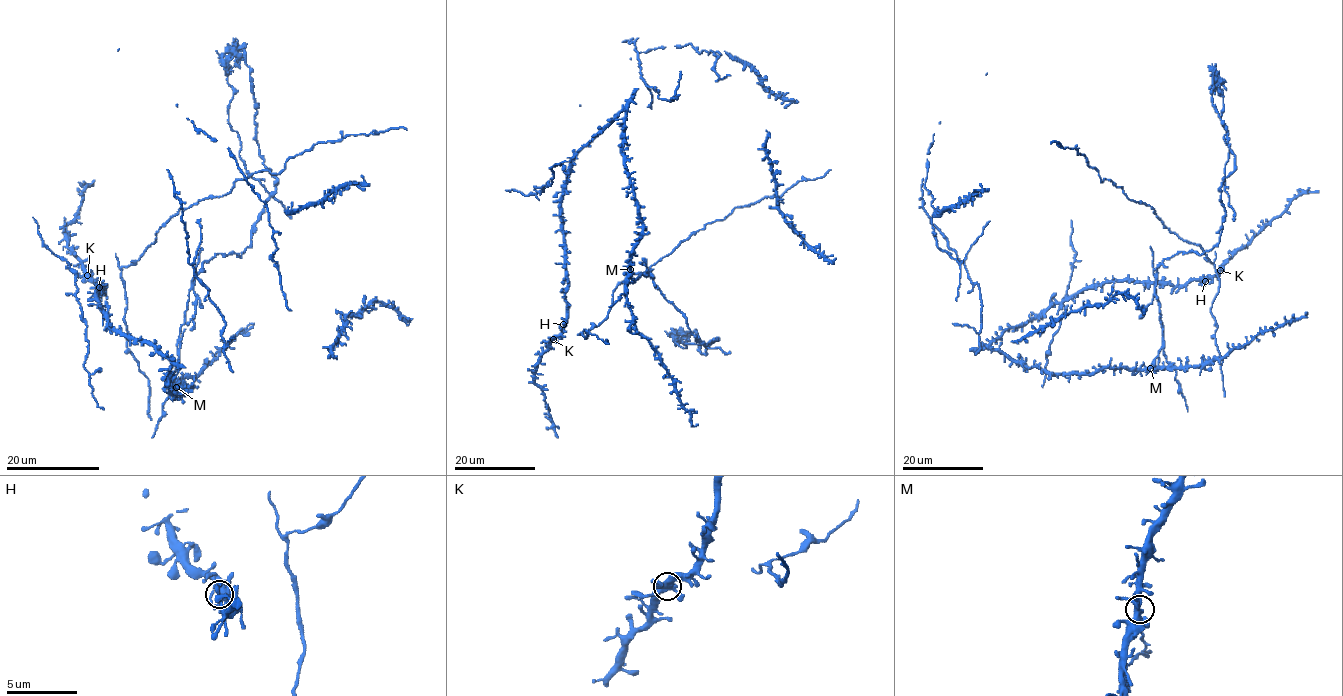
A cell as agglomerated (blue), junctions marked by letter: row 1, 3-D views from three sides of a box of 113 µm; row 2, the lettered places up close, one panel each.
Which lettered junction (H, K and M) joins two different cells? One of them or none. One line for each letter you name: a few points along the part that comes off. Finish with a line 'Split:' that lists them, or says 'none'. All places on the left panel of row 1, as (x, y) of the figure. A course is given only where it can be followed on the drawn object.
M: (176, 387), (197, 273), (219, 253), (240, 257), (275, 190), (240, 48), (228, 124), (246, 171), (291, 218)
Split: M

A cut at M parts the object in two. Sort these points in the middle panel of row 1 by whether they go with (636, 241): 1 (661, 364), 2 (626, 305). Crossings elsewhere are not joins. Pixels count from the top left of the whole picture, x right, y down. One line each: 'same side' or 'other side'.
1: same side
2: same side

